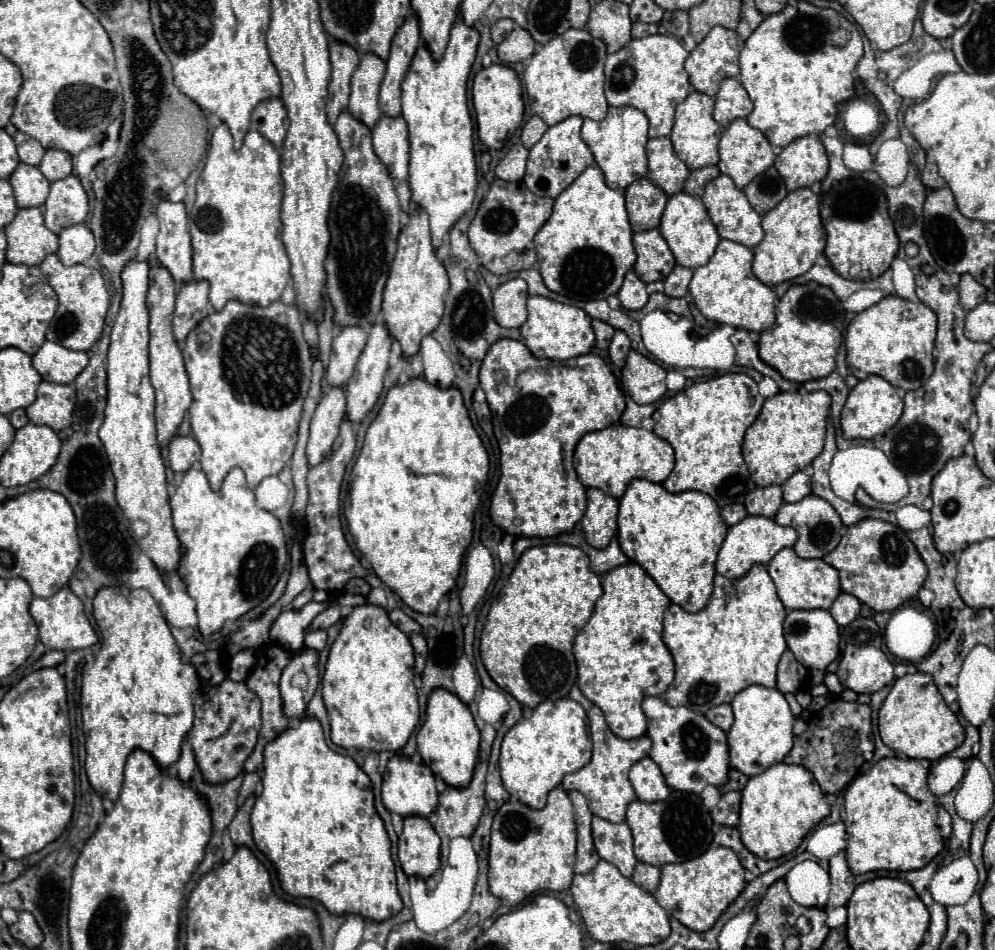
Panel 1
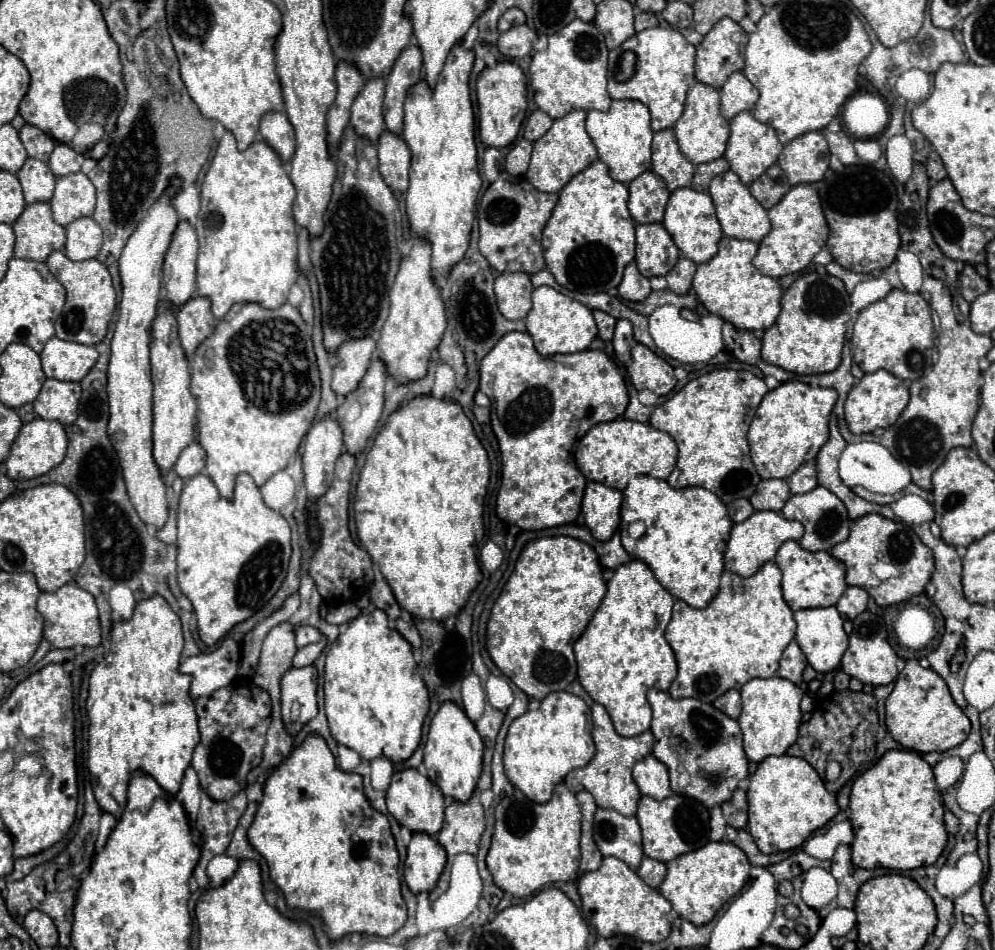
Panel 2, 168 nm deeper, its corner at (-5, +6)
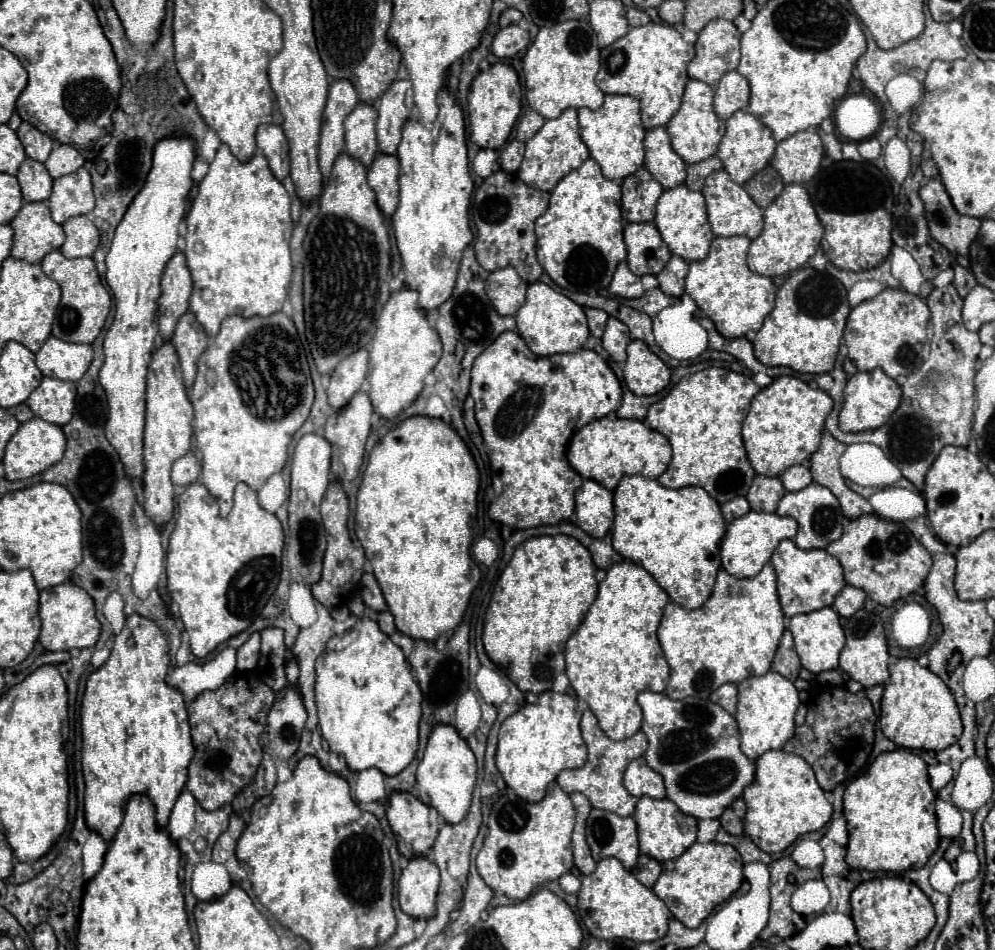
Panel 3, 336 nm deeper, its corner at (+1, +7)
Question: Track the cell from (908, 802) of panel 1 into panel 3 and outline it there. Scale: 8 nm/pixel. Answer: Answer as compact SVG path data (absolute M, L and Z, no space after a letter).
M908 749L880 754L864 774L846 785L844 818L850 832L846 846L848 866L897 874L912 867L922 868L940 840L934 802L936 792L928 782L927 764L918 754Z

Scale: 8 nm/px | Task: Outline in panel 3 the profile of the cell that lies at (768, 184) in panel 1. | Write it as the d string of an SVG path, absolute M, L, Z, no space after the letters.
M766 166L744 184L744 190L760 208L766 208L782 192L782 188L784 188L784 182L772 166Z

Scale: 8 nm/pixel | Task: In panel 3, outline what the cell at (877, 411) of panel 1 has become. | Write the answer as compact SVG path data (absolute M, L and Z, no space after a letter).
M880 368L872 372L856 372L846 388L844 388L844 406L840 410L840 428L844 432L862 432L862 430L874 430L888 422L892 412L898 408L902 398L900 386L888 378Z

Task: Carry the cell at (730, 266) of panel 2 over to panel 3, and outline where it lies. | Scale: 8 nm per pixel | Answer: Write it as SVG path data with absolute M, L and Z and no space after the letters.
M746 236L732 238L714 238L710 252L704 260L690 262L690 272L686 276L686 294L698 304L698 308L714 322L716 330L732 340L740 338L746 332L758 332L764 318L774 308L776 286L770 278L754 274L746 264L750 240Z

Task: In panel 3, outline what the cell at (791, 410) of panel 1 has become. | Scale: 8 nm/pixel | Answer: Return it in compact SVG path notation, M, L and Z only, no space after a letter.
M780 376L762 388L754 396L750 412L742 422L744 446L756 474L780 476L786 468L808 460L820 446L824 420L832 406L834 402L824 390L810 388L794 376Z

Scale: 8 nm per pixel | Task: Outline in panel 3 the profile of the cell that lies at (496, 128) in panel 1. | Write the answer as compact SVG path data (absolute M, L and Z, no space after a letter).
M504 62L494 64L494 68L480 72L468 94L468 118L470 118L470 138L480 148L498 150L506 144L512 126L516 124L521 110L522 88L516 70Z

